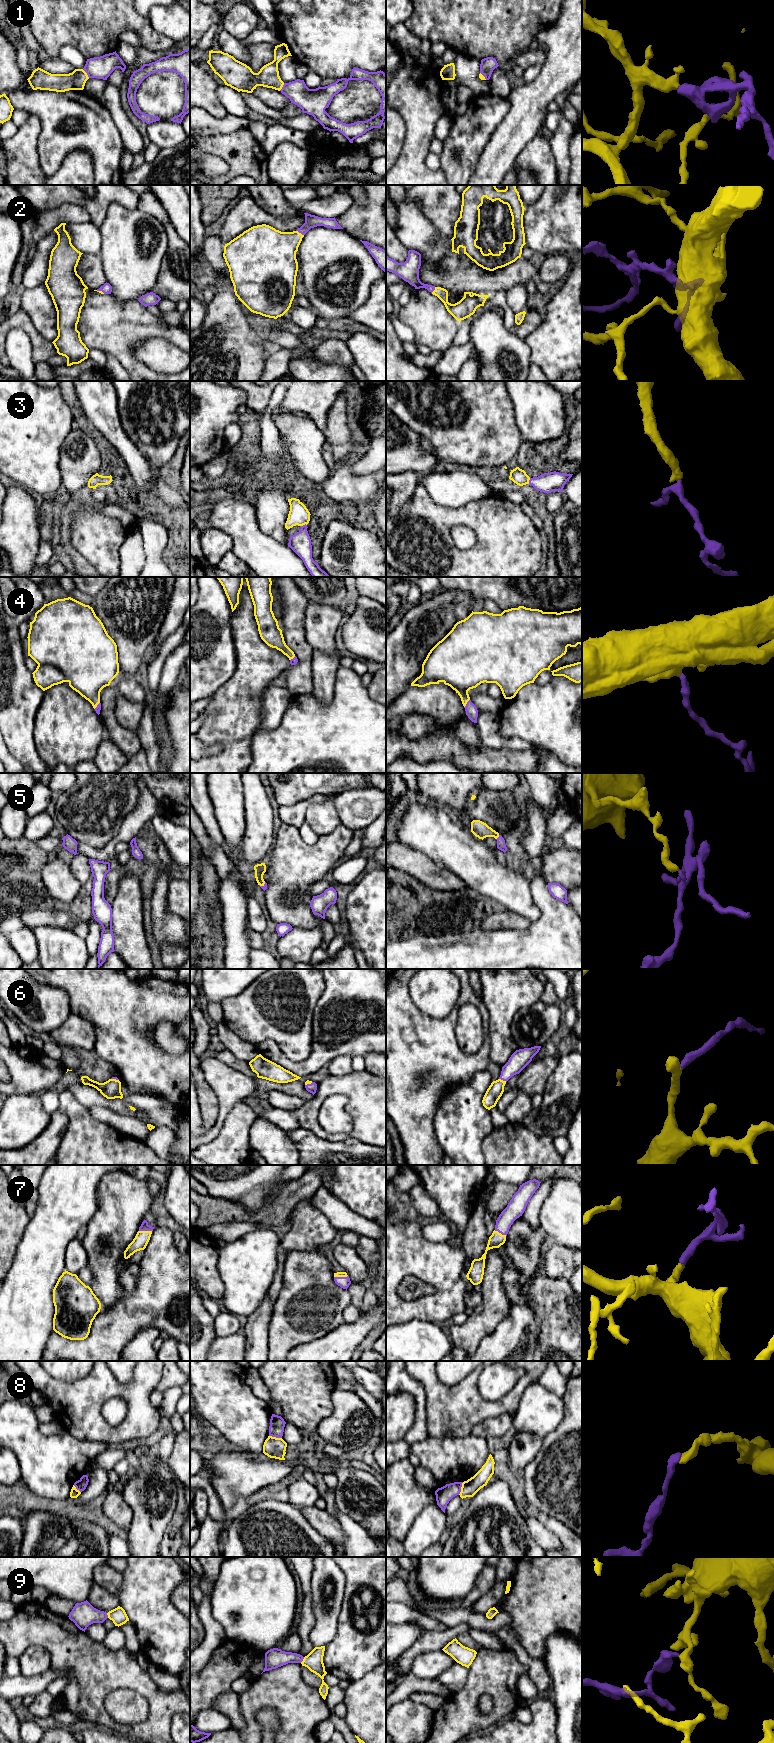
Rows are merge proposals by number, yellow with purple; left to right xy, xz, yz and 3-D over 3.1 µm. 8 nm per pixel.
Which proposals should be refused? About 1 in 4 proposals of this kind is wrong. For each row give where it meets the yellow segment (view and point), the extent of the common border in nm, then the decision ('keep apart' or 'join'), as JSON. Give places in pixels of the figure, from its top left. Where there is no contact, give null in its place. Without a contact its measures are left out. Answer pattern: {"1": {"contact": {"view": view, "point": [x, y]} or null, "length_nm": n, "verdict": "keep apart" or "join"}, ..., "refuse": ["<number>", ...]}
{"1": {"contact": {"view": "xy", "point": [86, 73]}, "length_nm": 90, "verdict": "join"}, "2": {"contact": {"view": "xz", "point": [300, 233]}, "length_nm": 80, "verdict": "join"}, "3": {"contact": {"view": "xz", "point": [303, 524]}, "length_nm": 50, "verdict": "join"}, "4": {"contact": {"view": "yz", "point": [466, 703]}, "length_nm": 80, "verdict": "join"}, "5": {"contact": {"view": "yz", "point": [498, 836]}, "length_nm": 50, "verdict": "join"}, "6": {"contact": {"view": "yz", "point": [502, 1080]}, "length_nm": 70, "verdict": "join"}, "7": {"contact": {"view": "xz", "point": [340, 1276]}, "length_nm": 110, "verdict": "join"}, "8": {"contact": {"view": "xz", "point": [275, 1437]}, "length_nm": 110, "verdict": "keep apart"}, "9": {"contact": {"view": "xz", "point": [303, 1660]}, "length_nm": 60, "verdict": "join"}, "refuse": ["8"]}

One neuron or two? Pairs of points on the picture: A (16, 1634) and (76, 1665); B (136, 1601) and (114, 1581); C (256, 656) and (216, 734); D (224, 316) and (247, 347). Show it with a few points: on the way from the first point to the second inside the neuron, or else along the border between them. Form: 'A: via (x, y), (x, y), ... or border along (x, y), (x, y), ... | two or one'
A: via (31, 1634), (45, 1634), (61, 1650) | one
B: border along (121, 1573), (122, 1585), (117, 1595) | two
C: via (253, 675), (236, 705), (233, 715) | one
D: via (225, 324), (239, 339) | one

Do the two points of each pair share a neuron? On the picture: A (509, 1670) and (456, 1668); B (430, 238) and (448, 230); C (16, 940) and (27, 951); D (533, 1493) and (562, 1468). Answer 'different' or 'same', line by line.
A: different
B: different
C: same
D: same

